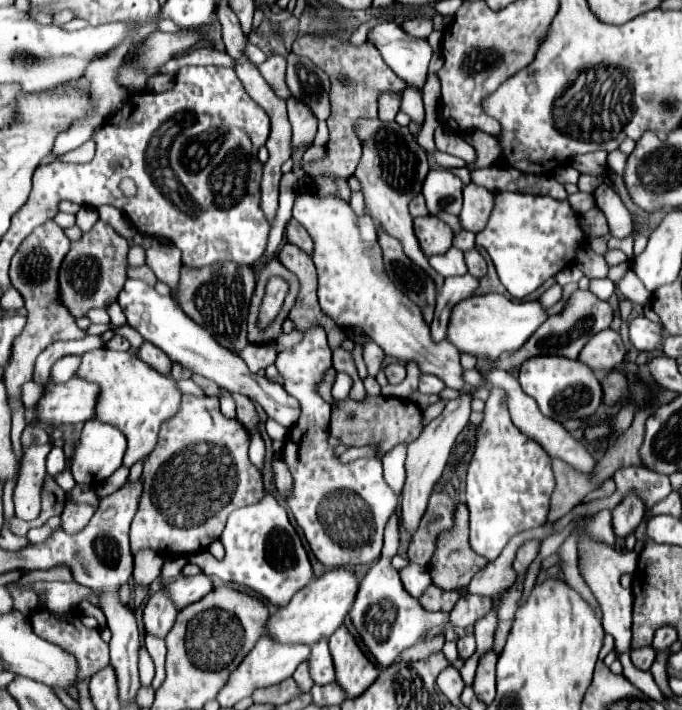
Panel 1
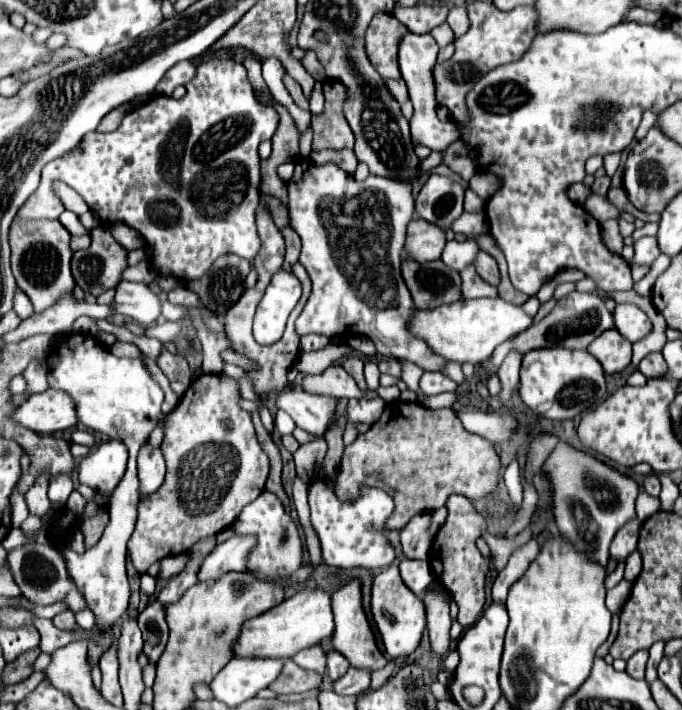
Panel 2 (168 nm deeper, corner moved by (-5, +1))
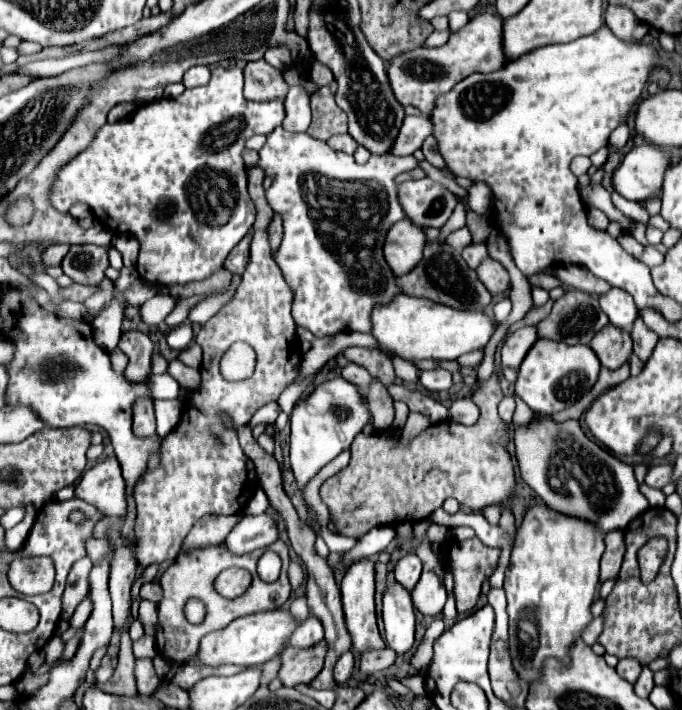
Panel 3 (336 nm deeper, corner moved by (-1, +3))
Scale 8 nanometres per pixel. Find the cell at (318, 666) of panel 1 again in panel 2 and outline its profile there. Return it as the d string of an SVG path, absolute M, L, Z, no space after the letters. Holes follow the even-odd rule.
M328 650L326 652L326 672L328 672L328 676L332 680L340 678L348 668L350 668L348 660L340 652L336 652L336 650Z

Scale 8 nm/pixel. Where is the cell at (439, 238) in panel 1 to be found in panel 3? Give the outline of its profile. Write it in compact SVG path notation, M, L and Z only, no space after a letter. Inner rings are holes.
M408 218L396 222L388 230L384 242L384 258L392 268L394 276L402 276L410 272L420 262L424 244L426 244L426 236L422 228L414 226Z

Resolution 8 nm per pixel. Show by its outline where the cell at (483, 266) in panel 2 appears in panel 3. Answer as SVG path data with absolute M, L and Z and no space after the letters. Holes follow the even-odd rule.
M486 258L478 268L476 268L480 280L484 282L484 286L488 288L488 292L492 296L500 296L500 294L506 294L508 288L510 288L510 278L508 278L508 272L506 268L492 260L492 258Z

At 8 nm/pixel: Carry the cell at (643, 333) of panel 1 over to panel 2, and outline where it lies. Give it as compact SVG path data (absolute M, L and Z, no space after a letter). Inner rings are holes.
M618 304L614 310L616 330L630 342L638 342L652 332L652 322L636 304Z

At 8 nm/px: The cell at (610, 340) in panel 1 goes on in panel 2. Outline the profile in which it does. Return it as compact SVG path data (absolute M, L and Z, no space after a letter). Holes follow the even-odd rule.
M610 328L588 346L588 352L596 356L606 374L616 374L630 364L632 344L616 328Z

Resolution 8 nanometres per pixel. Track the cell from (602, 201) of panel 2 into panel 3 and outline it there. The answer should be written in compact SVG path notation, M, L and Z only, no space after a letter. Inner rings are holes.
M612 192L612 202L614 202L614 206L616 206L616 208L618 208L618 210L620 210L624 216L628 216L628 218L634 218L636 222L648 224L648 220L650 220L650 214L648 214L646 210L642 210L638 202L626 200L626 198L622 198L622 196L620 196L620 194L616 194L616 192Z

